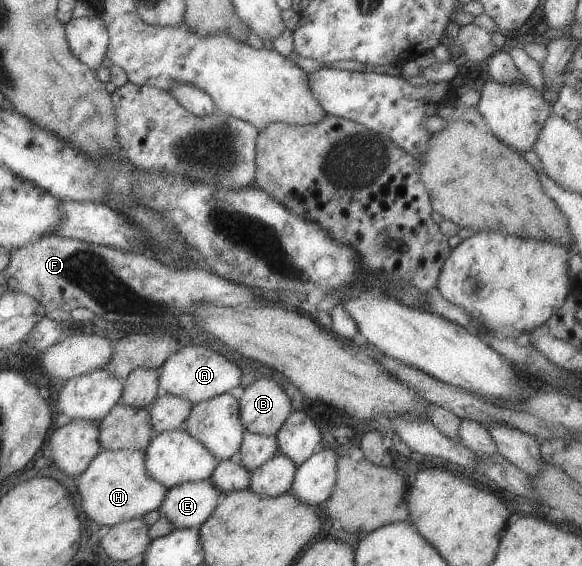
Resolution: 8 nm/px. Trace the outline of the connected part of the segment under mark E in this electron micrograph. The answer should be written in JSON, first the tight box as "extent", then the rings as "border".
{"extent":[157,479,222,529],"border":[[[209,479],[185,482],[168,490],[157,511],[175,529],[199,529],[215,512],[222,495]]]}

